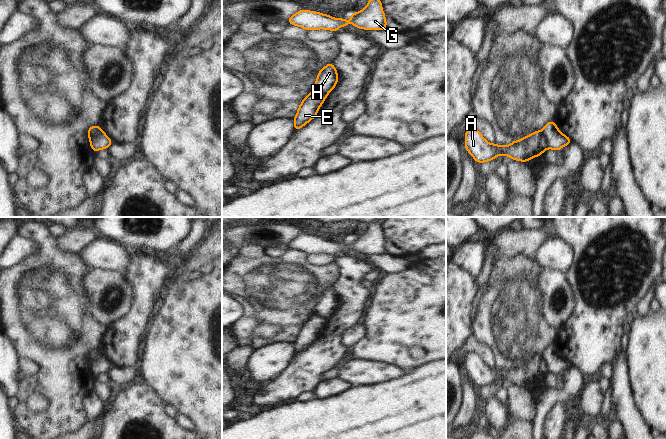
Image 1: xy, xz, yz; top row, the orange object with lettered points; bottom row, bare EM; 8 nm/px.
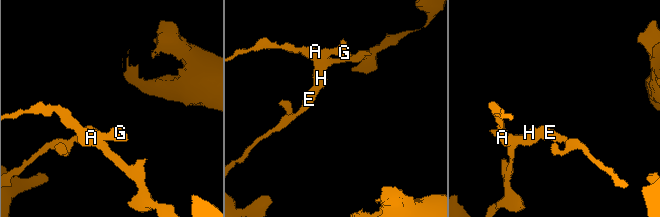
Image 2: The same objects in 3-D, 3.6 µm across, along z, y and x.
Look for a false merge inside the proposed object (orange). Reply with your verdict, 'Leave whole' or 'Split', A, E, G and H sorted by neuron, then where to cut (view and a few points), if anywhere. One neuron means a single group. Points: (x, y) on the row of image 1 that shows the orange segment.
Split. Groups: A G H / E. Split along yz (540, 131), (548, 147).

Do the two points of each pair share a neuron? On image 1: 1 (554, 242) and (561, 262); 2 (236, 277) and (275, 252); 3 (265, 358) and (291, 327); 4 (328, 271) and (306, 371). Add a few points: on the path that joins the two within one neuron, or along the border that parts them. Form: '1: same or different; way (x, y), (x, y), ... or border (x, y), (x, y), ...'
1: same; way (554, 247), (554, 252), (559, 257)
2: different; border (288, 247), (276, 258), (265, 256)
3: different; border (292, 342), (272, 341), (255, 348)
4: different; border (336, 261), (337, 279), (332, 285)

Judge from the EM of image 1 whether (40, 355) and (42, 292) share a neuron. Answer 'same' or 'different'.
same

